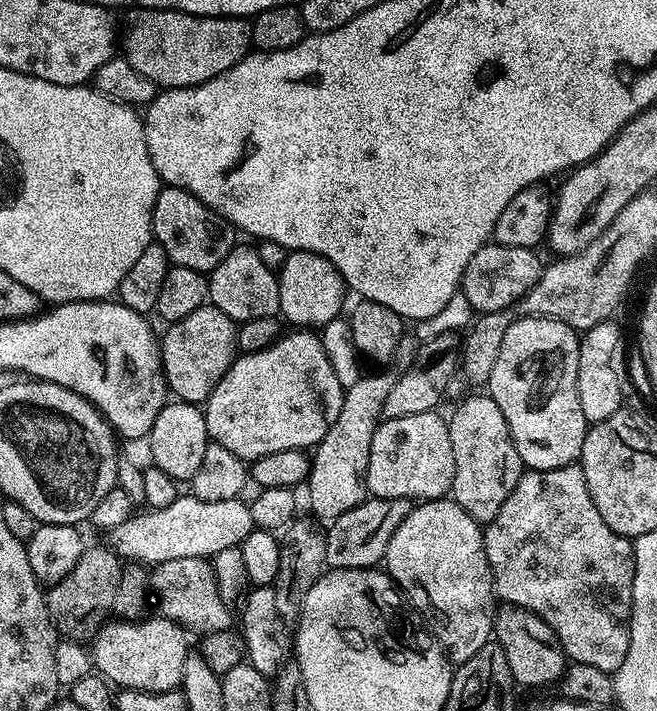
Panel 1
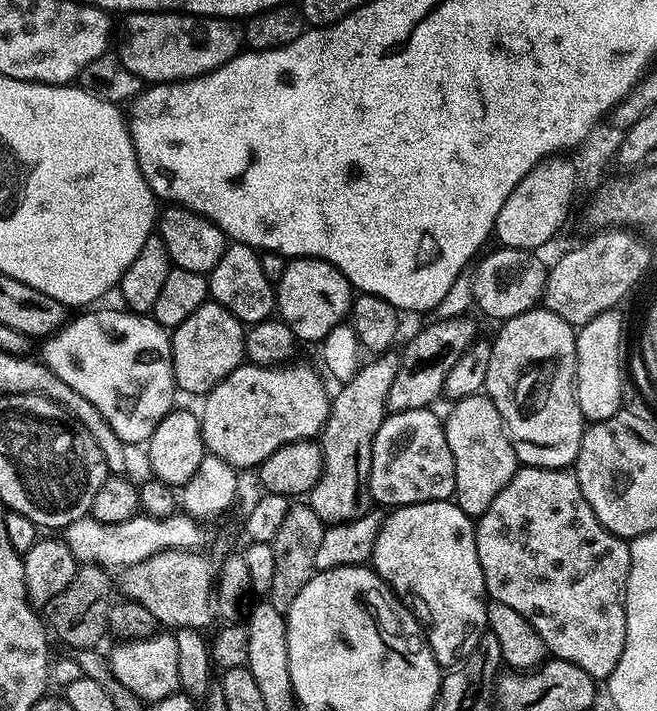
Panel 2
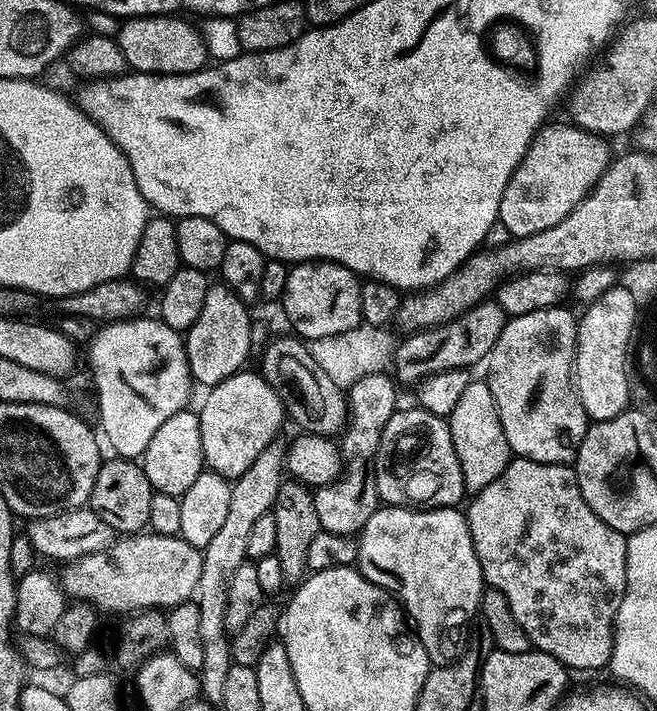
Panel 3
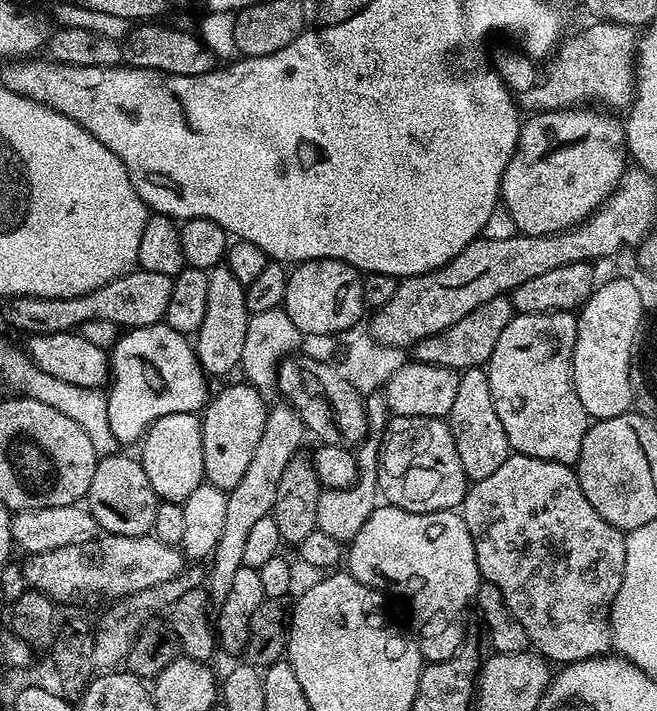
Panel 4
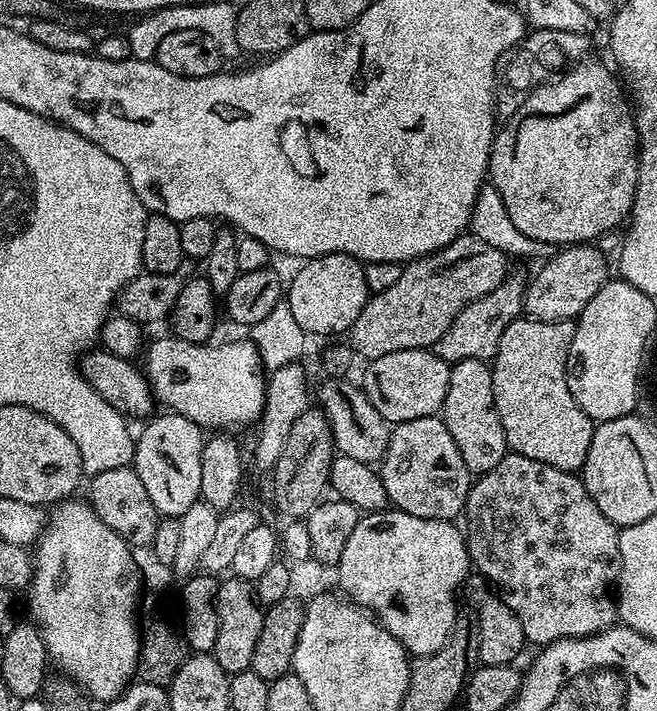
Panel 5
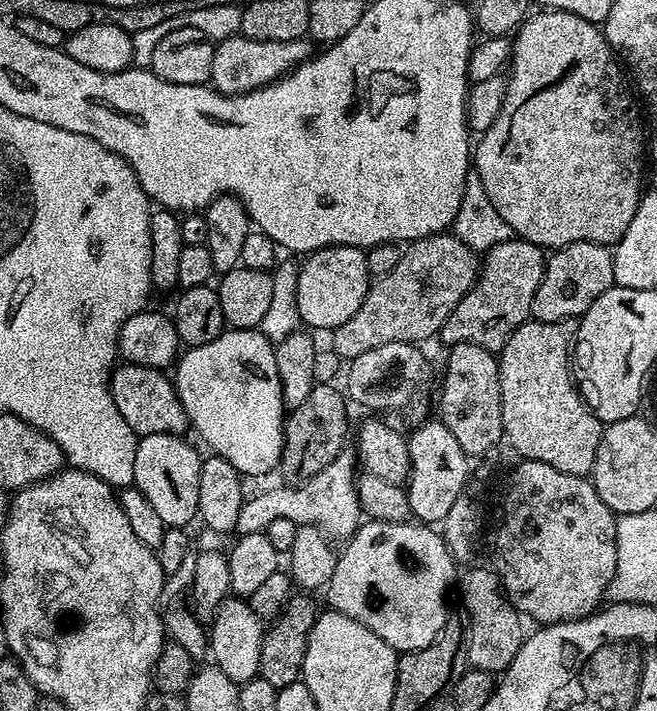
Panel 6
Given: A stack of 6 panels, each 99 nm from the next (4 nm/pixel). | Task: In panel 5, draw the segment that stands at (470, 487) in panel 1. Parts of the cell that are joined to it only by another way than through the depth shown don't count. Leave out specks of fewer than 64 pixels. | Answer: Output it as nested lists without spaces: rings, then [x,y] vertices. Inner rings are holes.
[[[466,358],[451,365],[450,390],[446,390],[442,419],[469,473],[483,474],[494,470],[498,462],[502,462],[502,458],[508,455],[510,449],[494,402],[492,369],[485,361]]]

